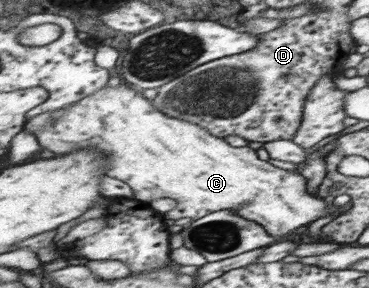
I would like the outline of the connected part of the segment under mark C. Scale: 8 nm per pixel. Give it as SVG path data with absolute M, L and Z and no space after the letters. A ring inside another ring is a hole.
M121 81L118 86L104 87L81 102L28 119L25 129L37 136L43 149L56 155L89 147L107 153L110 160L105 174L125 182L133 190L133 198L147 203L158 198L178 200L178 207L172 210L169 221L177 218L194 221L219 210L237 209L246 219L262 224L273 236L289 238L297 228L319 218L334 216L335 220L339 219L337 212L327 211L329 205L325 198L308 191L307 179L301 173L281 170L261 160L256 150L249 146L231 146L226 139L211 134L205 127L170 117L130 83Z

